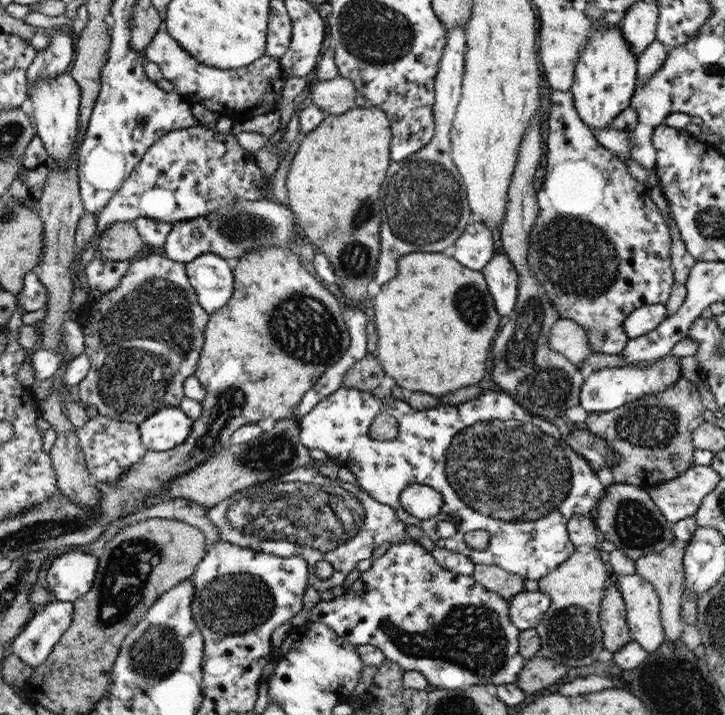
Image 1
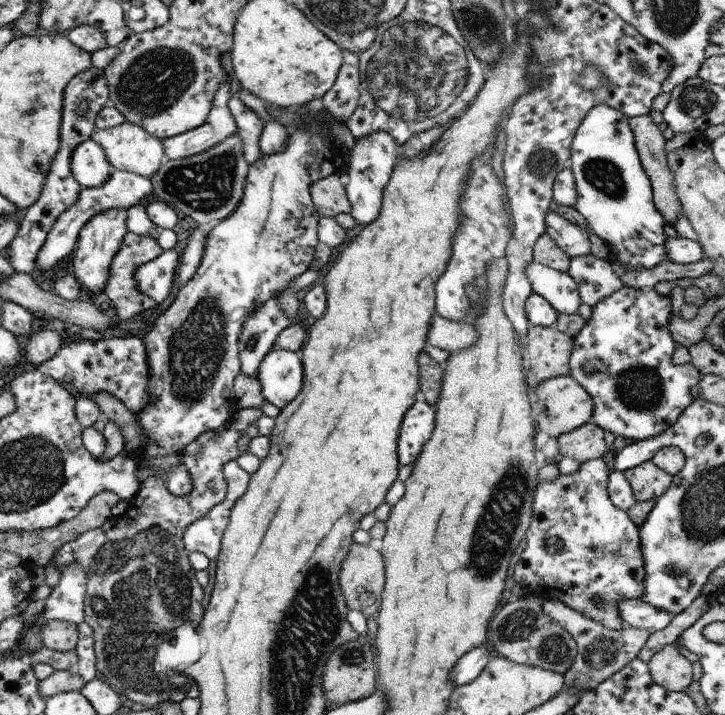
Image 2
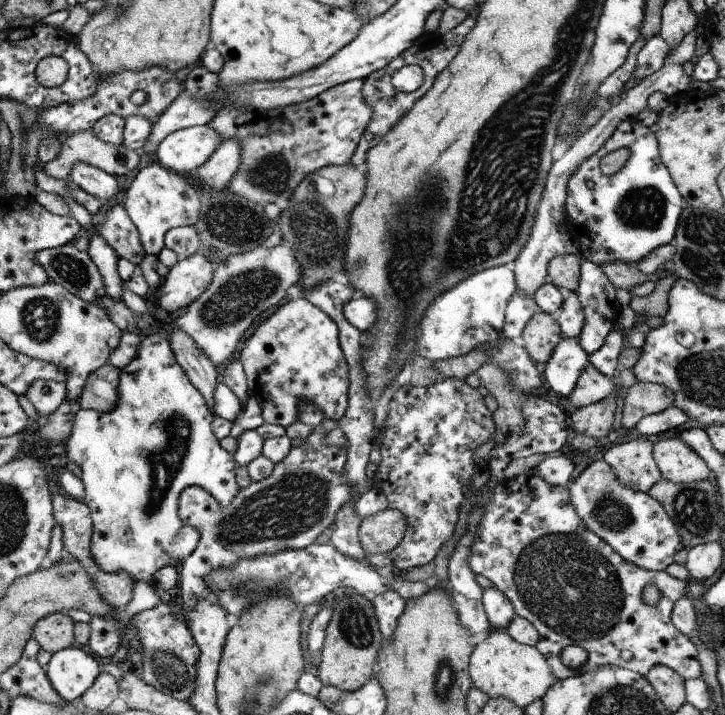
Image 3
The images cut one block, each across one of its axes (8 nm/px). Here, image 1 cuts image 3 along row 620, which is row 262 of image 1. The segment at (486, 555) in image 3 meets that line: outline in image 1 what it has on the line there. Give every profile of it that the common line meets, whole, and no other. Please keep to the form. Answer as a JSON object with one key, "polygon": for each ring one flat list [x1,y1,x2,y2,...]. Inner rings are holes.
{"polygon":[[553,89,550,94,550,114,548,114,548,139,546,140,546,170,543,175,543,185,537,191,537,201,539,204,538,216,536,222,530,231,529,236,529,258,527,261,531,264,530,268,538,279,539,285,542,285,546,291,547,297,552,305,559,312,559,318,576,321,578,326,586,330,588,344,592,346,592,352,596,354,618,355,628,343,628,335,622,327,625,318,633,310,649,304,666,304,670,298,672,287,674,286,673,268,671,265,671,228,666,223,664,215,656,204,650,199,650,189,634,179,626,163,621,161,613,152,610,152,604,145,601,145,591,129,582,123,574,106,573,92]]}

